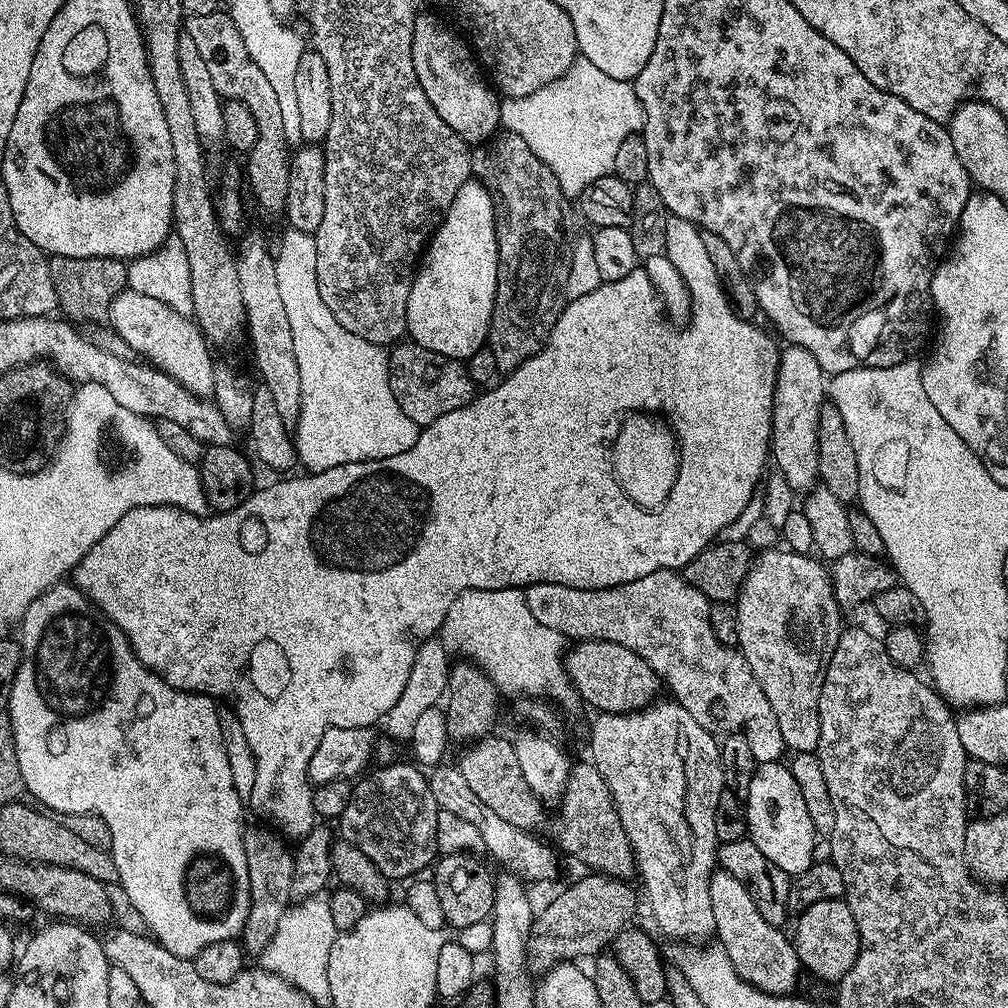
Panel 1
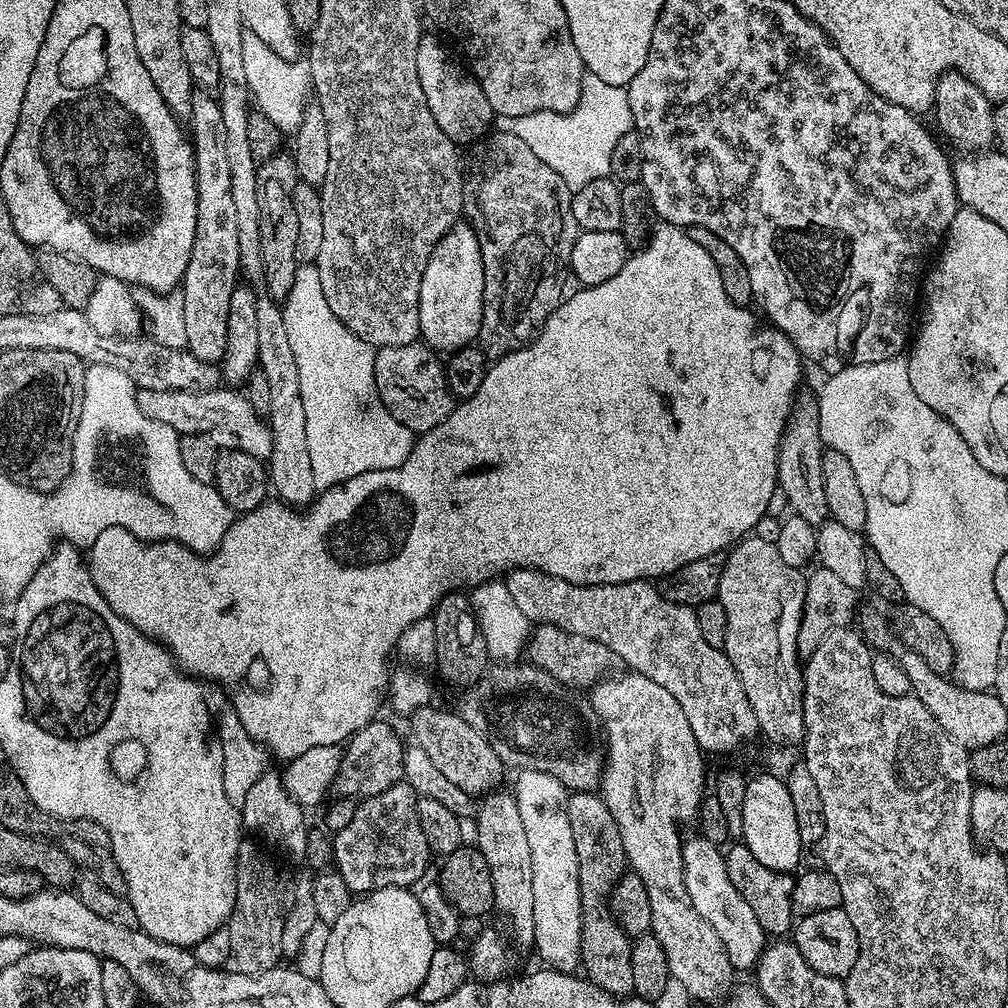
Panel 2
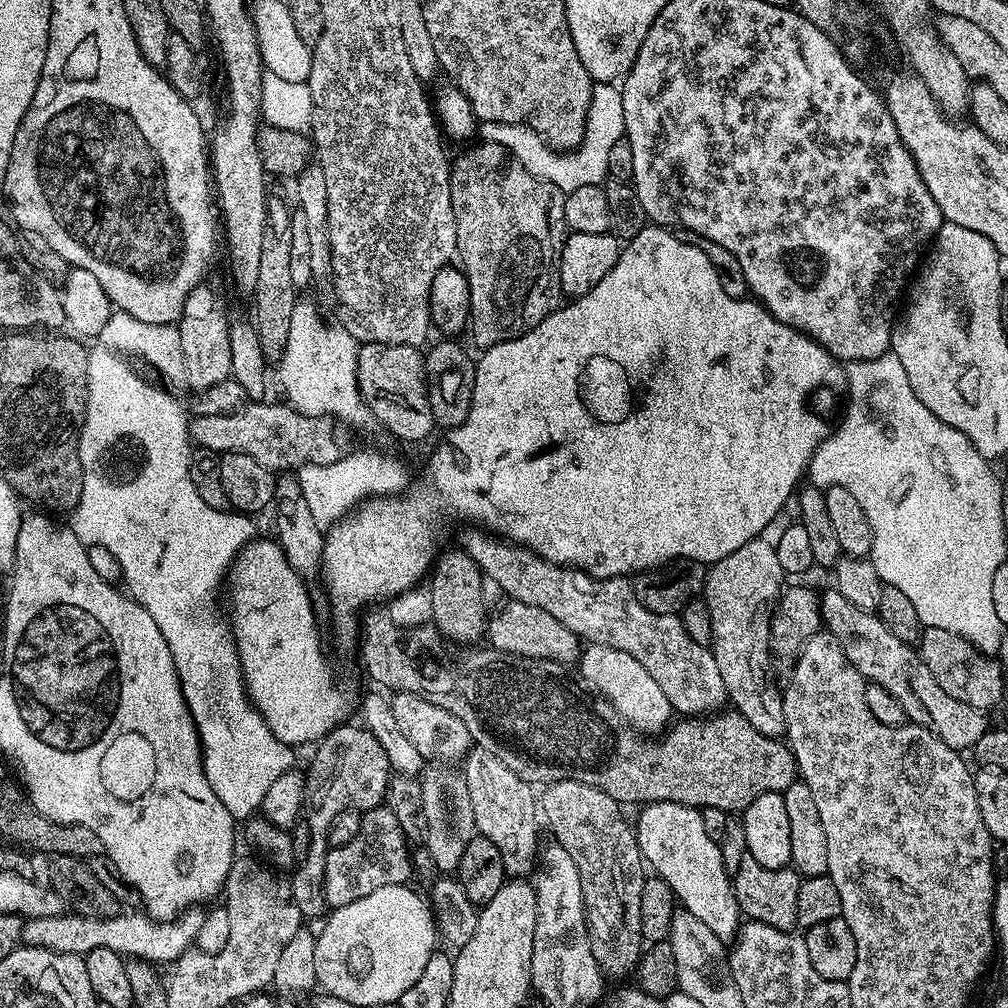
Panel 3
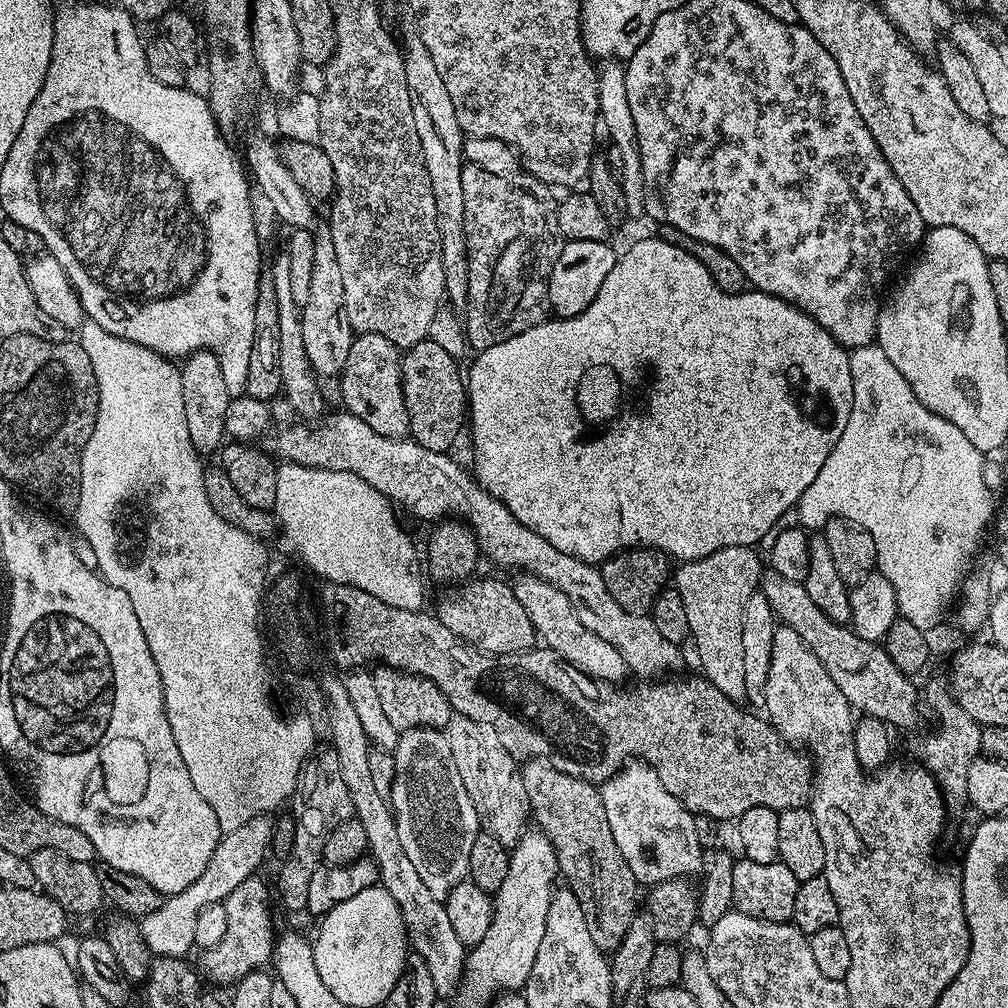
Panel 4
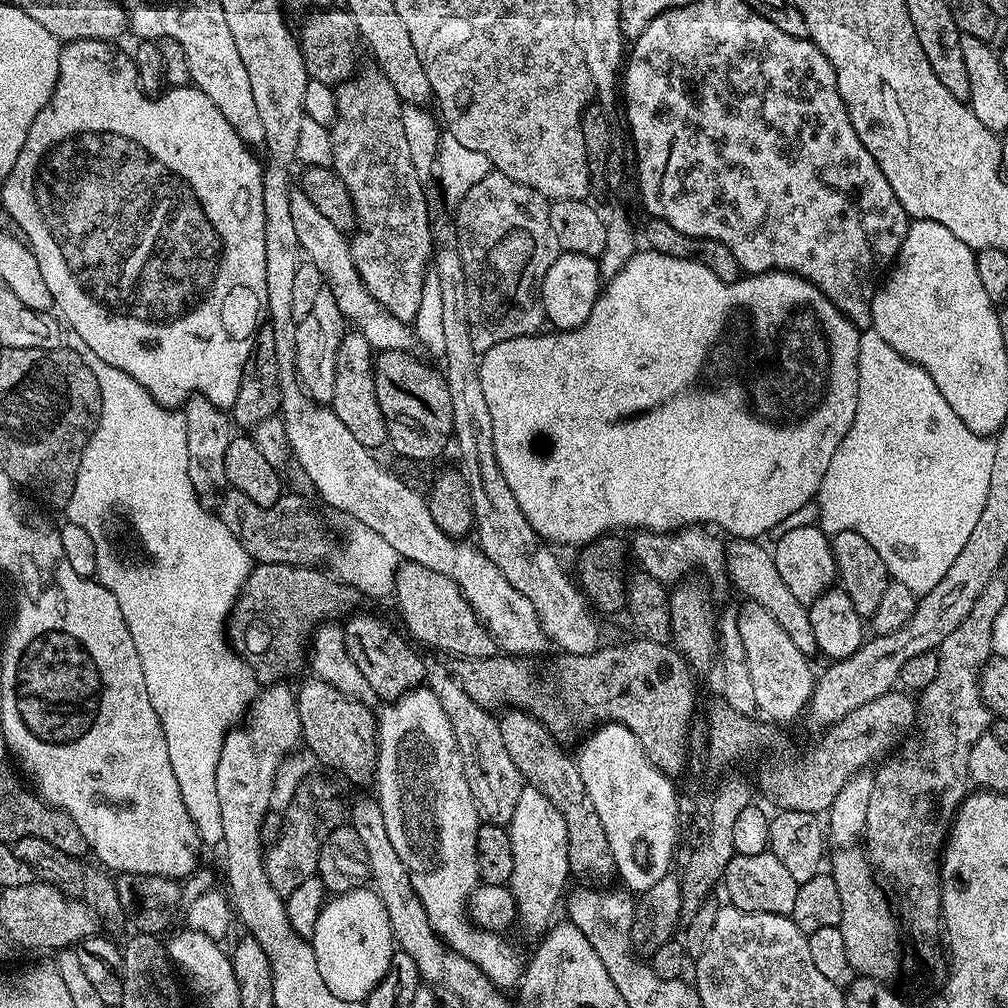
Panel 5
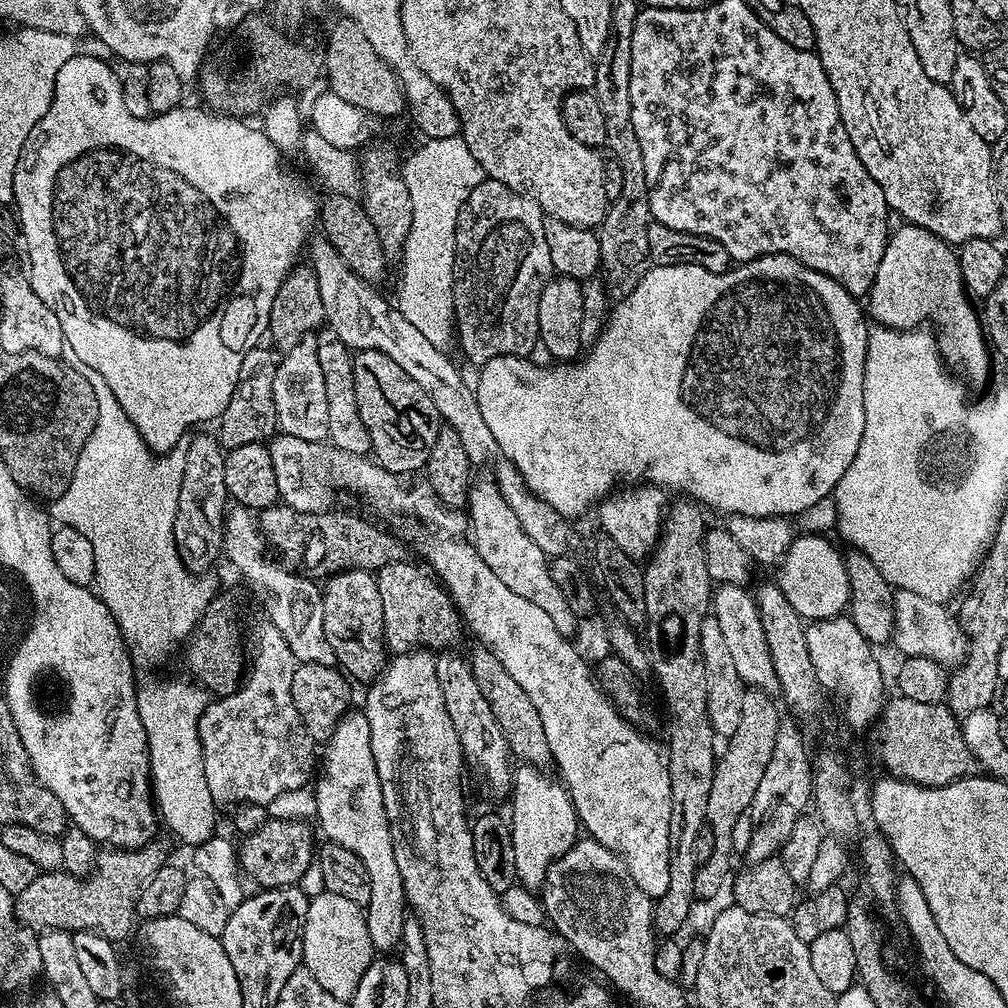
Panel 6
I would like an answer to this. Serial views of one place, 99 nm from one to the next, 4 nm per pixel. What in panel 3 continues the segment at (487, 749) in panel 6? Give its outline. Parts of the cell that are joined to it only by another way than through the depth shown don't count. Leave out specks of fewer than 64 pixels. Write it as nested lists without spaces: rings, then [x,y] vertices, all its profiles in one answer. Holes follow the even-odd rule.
[[[483,750],[469,751],[462,761],[462,771],[466,790],[470,790],[470,806],[474,810],[477,833],[490,838],[490,842],[494,842],[494,846],[498,846],[498,854],[502,854],[502,866],[509,877],[527,877],[527,872],[529,875],[538,863],[538,843],[536,844],[538,796],[533,785],[518,778],[518,774],[514,774],[514,770],[510,770],[510,766],[506,766],[506,762],[502,762],[494,754]]]

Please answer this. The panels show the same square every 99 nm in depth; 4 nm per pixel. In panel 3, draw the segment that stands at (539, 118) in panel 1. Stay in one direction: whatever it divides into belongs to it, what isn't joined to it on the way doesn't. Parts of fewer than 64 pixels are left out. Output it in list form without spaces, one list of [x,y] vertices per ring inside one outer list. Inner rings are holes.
[[[598,82],[592,87],[583,142],[569,154],[559,154],[555,149],[549,147],[544,137],[538,135],[527,124],[481,121],[476,132],[481,141],[502,146],[519,161],[524,169],[540,180],[546,180],[552,185],[558,186],[567,194],[579,187],[601,185],[607,179],[611,147],[623,139],[624,130],[625,119],[619,89],[613,83],[601,84]]]

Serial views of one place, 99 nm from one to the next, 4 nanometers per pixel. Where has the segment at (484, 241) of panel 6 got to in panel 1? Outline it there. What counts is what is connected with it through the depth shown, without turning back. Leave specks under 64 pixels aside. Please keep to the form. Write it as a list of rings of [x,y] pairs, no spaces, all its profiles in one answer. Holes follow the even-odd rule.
[[[501,131],[491,140],[475,145],[471,154],[472,176],[486,185],[492,194],[492,205],[496,208],[498,282],[486,347],[494,354],[494,362],[498,362],[498,373],[507,374],[540,353],[560,313],[564,311],[566,278],[572,265],[574,208],[558,184],[558,178],[518,134]]]

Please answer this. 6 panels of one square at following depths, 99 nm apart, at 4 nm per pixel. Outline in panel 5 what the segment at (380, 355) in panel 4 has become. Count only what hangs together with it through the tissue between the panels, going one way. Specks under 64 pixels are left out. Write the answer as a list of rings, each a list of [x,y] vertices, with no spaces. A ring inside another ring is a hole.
[[[355,330],[345,331],[342,342],[338,346],[336,359],[336,373],[334,374],[334,398],[330,405],[333,412],[342,418],[346,430],[362,442],[370,450],[385,447],[388,439],[388,427],[382,418],[382,410],[378,406],[378,398],[374,394],[374,378],[372,365],[374,363],[374,350],[362,338],[362,334]]]

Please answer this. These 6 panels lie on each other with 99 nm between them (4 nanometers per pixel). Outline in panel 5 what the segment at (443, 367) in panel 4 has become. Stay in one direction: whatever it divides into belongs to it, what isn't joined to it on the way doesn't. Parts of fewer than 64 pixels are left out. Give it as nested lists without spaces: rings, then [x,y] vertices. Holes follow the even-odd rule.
[[[411,351],[406,352],[380,352],[379,355],[375,357],[374,363],[372,365],[372,377],[374,378],[374,394],[378,398],[378,406],[382,410],[382,418],[386,422],[388,427],[388,439],[387,443],[392,444],[392,448],[400,456],[405,456],[408,460],[432,460],[435,456],[440,456],[444,452],[444,447],[449,447],[450,441],[453,439],[452,435],[452,407],[450,406],[450,390],[448,389],[448,384],[445,382],[443,375],[439,371],[436,372],[428,364],[423,364],[418,357],[412,356]]]

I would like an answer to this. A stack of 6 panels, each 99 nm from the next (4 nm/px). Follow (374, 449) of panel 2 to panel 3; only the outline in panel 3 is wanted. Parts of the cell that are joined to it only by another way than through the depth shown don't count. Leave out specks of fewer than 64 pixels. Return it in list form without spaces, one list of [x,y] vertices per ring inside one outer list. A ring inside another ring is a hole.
[[[297,299],[294,314],[290,314],[290,338],[286,338],[286,350],[278,362],[280,384],[284,387],[283,399],[302,416],[334,416],[348,426],[366,423],[370,420],[370,413],[356,377],[359,353],[360,344],[345,328],[339,323],[327,324],[310,301]],[[355,450],[349,451],[338,462],[303,465],[298,479],[306,506],[310,506],[310,514],[317,526],[331,526],[369,498],[396,494],[405,487],[404,472],[394,457],[383,456],[380,452]]]

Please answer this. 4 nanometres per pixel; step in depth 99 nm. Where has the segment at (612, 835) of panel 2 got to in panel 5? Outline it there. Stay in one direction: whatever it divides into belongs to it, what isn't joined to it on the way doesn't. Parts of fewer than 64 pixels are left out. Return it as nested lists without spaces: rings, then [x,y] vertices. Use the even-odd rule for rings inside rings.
[[[508,708],[499,713],[498,719],[502,742],[506,742],[506,754],[514,758],[514,766],[518,766],[525,781],[546,794],[566,822],[569,873],[576,875],[577,872],[580,876],[613,875],[616,863],[606,842],[606,832],[598,822],[598,814],[594,814],[594,806],[590,806],[590,798],[586,794],[586,786],[582,786],[582,776],[578,774],[575,759],[560,749],[556,741],[559,739],[530,713],[522,712],[519,708]]]

